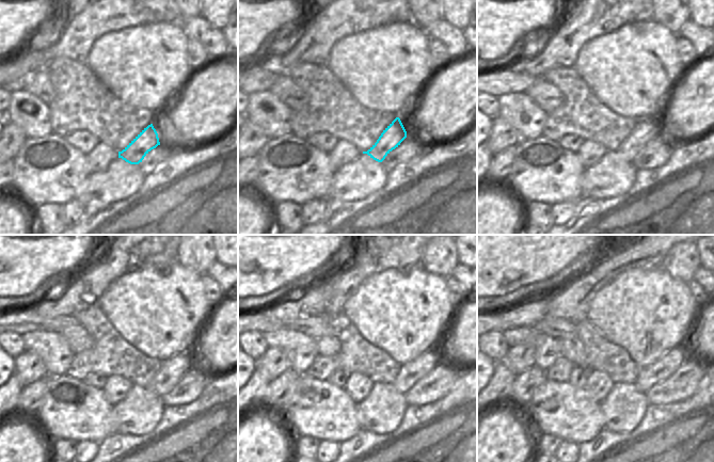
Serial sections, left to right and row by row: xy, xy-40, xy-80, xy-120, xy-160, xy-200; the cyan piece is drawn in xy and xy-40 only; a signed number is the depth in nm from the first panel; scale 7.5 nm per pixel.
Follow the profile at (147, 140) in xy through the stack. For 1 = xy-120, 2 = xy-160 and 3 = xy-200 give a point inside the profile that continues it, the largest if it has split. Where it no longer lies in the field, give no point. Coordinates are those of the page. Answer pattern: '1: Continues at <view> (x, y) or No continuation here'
1: Continues at xy-120 (171, 370)
2: Continues at xy-160 (412, 371)
3: Continues at xy-200 (649, 376).

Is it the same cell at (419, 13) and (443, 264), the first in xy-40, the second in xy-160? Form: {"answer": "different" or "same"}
{"answer": "same"}

